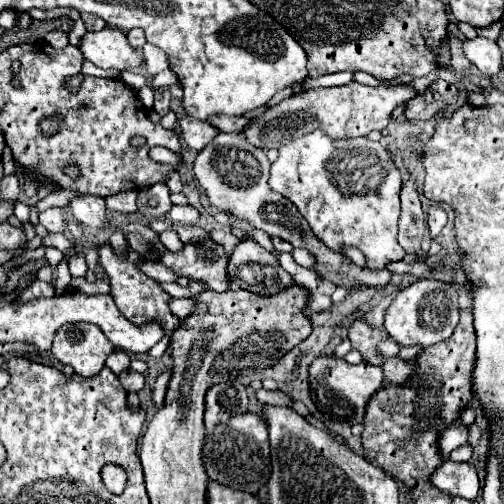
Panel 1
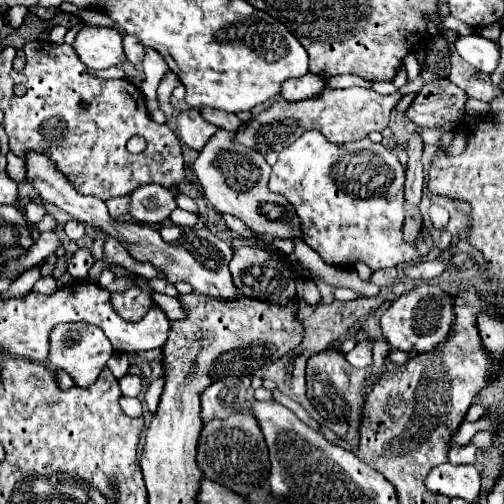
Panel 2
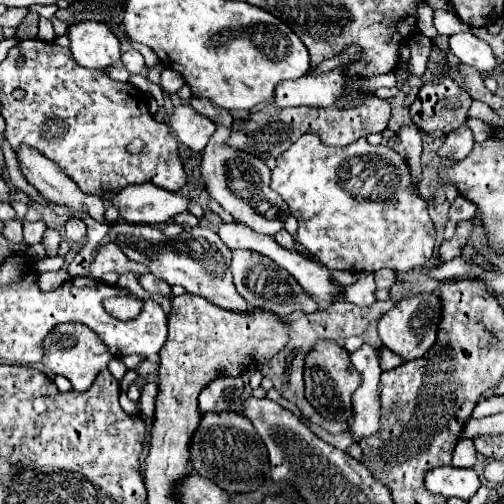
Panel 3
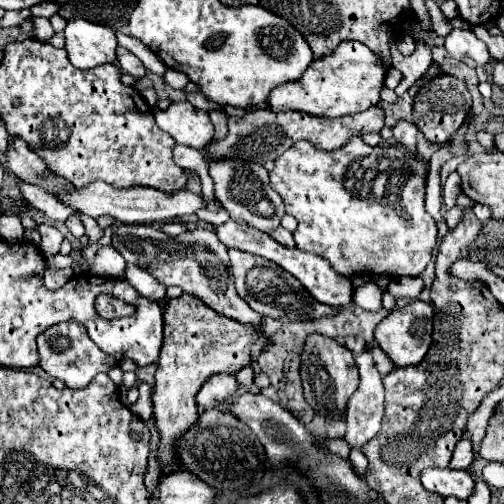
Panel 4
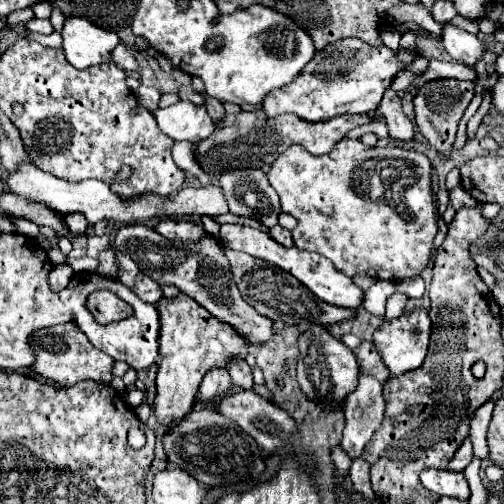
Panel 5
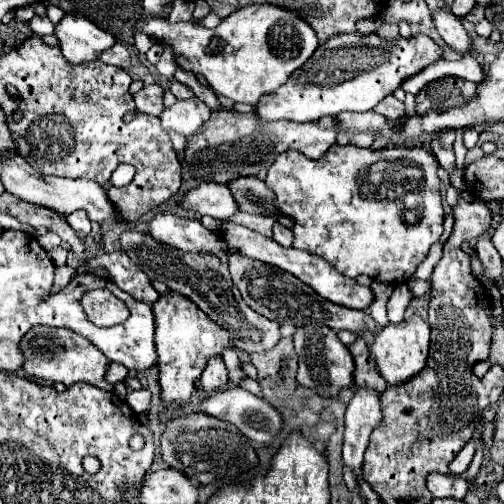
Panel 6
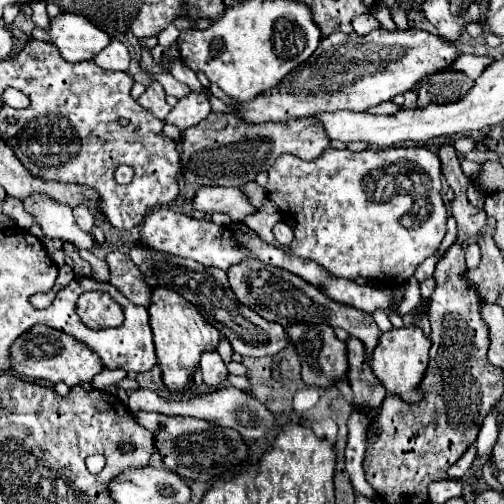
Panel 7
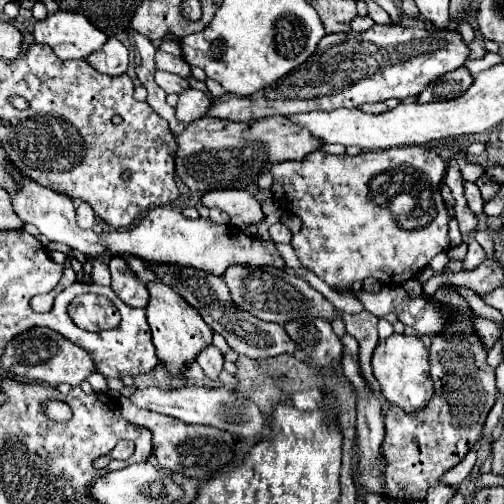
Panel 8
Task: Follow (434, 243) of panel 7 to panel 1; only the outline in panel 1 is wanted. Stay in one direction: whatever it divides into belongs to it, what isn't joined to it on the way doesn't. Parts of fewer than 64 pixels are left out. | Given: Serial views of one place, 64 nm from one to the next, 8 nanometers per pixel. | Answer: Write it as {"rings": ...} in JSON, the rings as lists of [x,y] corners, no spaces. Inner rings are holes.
{"rings":[[[314,130],[280,148],[278,160],[272,164],[270,188],[296,204],[314,236],[332,252],[344,254],[344,246],[354,246],[374,270],[404,260],[406,252],[396,240],[402,174],[380,142],[332,140]]]}

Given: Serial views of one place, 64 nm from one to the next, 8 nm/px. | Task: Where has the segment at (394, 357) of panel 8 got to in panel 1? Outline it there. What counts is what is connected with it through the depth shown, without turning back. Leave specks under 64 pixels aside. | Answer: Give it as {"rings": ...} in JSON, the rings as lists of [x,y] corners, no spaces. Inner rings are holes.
{"rings":[[[416,280],[400,290],[384,314],[384,328],[400,346],[434,346],[452,336],[458,324],[458,294],[440,280]]]}

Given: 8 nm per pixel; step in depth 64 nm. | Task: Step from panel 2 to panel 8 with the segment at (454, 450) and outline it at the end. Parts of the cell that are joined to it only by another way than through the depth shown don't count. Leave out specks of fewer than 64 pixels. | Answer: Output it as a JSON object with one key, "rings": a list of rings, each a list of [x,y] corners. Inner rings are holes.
{"rings":[[[470,450],[468,456],[464,456],[464,460],[460,464],[456,464],[448,472],[444,472],[444,476],[440,478],[440,484],[448,484],[452,488],[458,488],[458,484],[472,472],[474,464],[476,464],[476,450]]]}

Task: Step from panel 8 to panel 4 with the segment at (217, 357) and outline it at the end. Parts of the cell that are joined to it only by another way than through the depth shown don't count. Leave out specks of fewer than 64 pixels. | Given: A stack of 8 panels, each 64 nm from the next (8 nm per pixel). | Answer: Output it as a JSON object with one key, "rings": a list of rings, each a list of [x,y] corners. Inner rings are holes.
{"rings":[[[210,376],[200,388],[196,402],[202,408],[214,408],[226,398],[232,398],[236,390],[238,390],[238,384],[234,376]]]}

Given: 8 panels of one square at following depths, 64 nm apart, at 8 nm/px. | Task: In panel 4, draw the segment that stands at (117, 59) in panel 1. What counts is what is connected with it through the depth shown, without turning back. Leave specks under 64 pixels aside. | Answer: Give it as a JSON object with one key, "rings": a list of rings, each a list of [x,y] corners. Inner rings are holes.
{"rings":[[[84,18],[68,20],[66,30],[66,52],[72,66],[80,70],[96,68],[106,62],[116,62],[116,34],[110,28],[92,24]]]}

